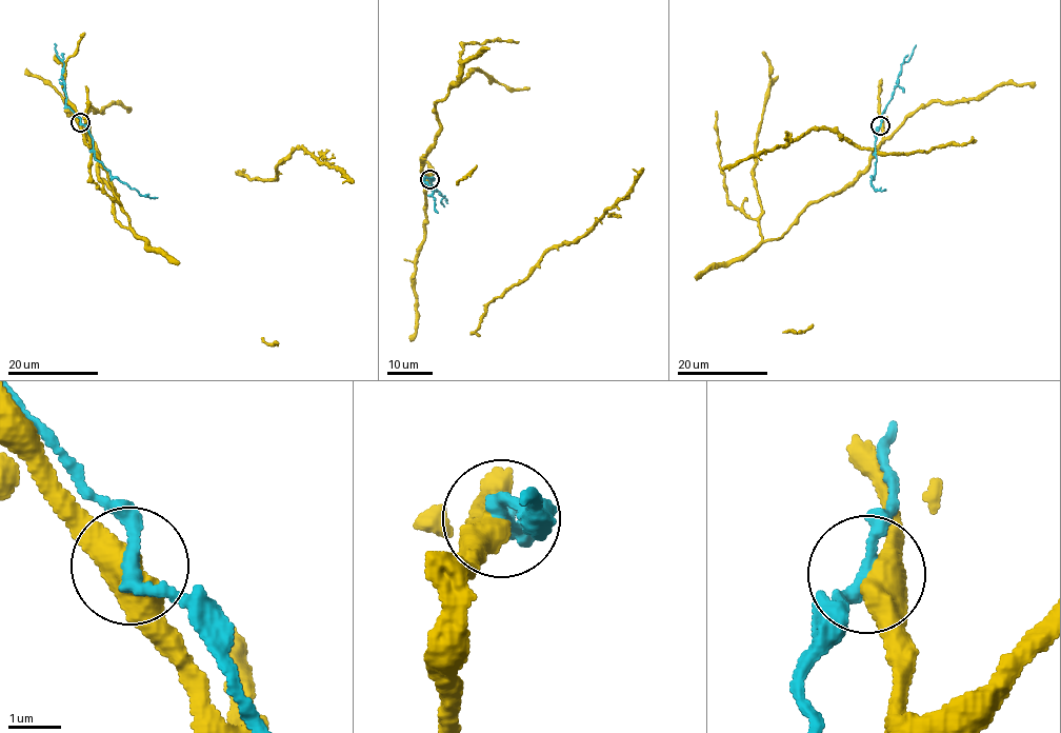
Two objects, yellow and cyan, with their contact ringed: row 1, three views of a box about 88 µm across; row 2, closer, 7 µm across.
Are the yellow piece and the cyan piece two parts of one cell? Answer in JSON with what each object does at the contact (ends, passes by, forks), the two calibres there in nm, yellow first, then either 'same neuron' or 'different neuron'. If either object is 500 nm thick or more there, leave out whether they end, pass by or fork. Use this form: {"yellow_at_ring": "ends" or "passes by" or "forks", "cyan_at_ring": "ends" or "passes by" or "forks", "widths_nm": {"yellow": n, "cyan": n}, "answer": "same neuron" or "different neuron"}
{"widths_nm": {"yellow": 500, "cyan": 240}, "answer": "different neuron"}

